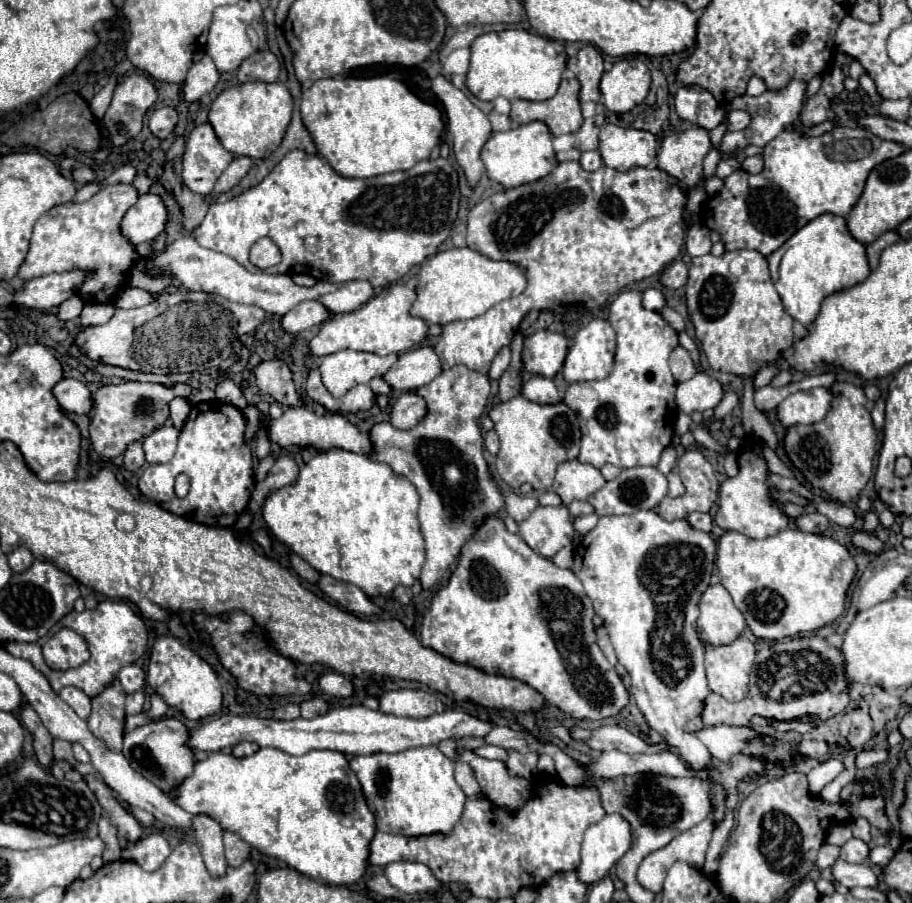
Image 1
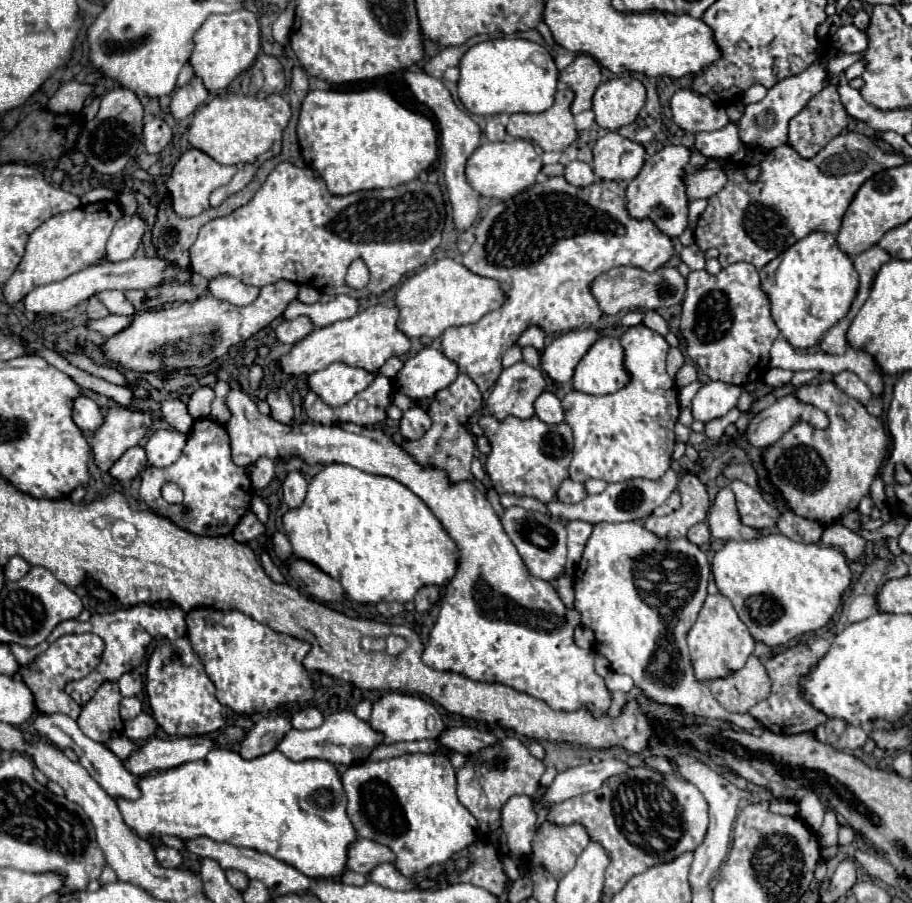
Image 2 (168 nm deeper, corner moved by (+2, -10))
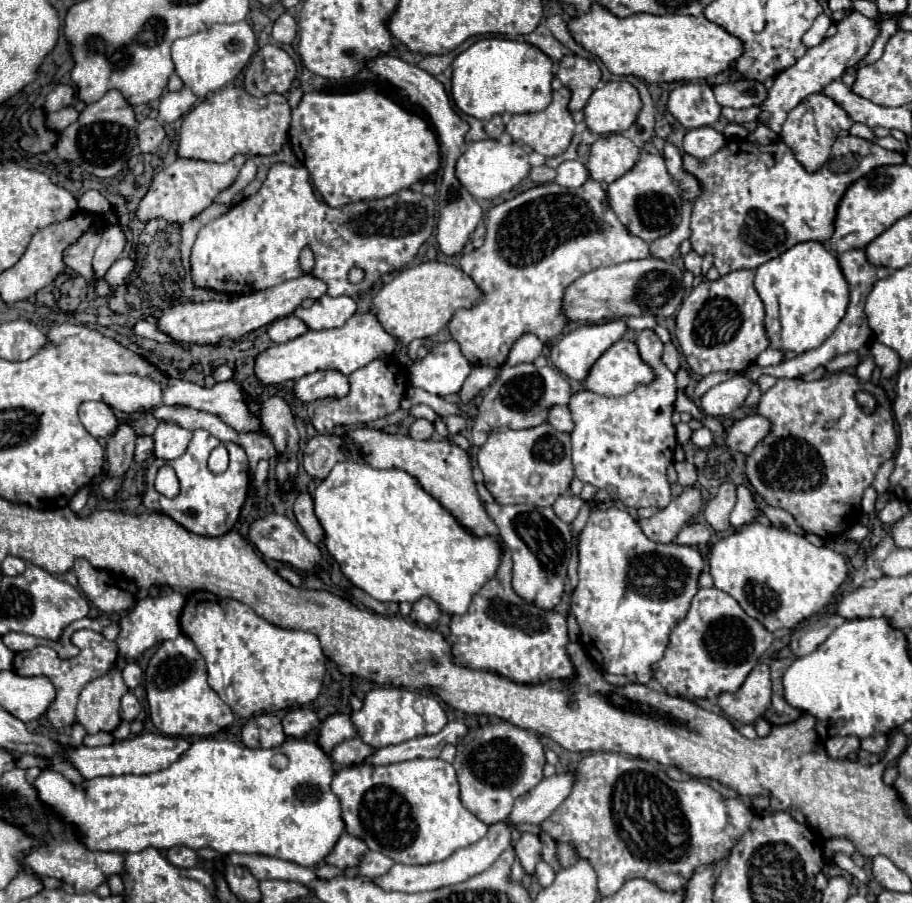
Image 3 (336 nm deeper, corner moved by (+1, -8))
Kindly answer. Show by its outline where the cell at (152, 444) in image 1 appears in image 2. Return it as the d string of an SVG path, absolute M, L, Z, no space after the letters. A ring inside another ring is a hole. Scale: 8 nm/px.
M155 430L153 436L145 444L147 460L151 466L165 468L171 466L179 456L187 442L187 434L177 430Z

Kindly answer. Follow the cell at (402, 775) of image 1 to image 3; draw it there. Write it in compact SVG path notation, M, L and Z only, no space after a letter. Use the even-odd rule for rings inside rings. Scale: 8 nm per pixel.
M414 758L386 766L372 766L372 764L348 766L334 776L332 790L342 804L342 818L346 824L346 832L362 838L370 850L382 852L398 864L414 866L414 864L432 864L446 860L452 852L482 840L488 832L488 826L462 806L456 772L452 764L440 758Z

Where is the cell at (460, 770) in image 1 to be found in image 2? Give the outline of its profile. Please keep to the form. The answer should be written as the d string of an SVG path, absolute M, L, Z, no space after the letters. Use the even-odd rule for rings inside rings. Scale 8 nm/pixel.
M503 738L495 746L467 756L465 766L457 770L457 798L477 818L481 832L489 834L501 826L501 808L511 796L537 794L543 772L545 764L533 758L519 738Z

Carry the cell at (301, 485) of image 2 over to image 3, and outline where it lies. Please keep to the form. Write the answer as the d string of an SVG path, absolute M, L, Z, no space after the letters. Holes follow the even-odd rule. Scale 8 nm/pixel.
M298 492L296 502L294 502L294 516L298 524L302 526L304 534L308 536L308 540L314 544L322 544L322 526L318 524L314 516L314 504L308 492Z

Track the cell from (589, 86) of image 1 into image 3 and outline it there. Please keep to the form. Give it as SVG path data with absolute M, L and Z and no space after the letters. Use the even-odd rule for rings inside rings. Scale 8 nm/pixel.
M564 56L560 60L560 68L556 72L560 82L572 90L572 100L570 100L570 112L584 110L588 104L590 94L600 82L600 66L592 58L582 58L582 56Z

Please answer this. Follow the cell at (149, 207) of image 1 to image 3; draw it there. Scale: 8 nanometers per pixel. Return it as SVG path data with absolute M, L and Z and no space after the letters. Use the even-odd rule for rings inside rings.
M118 224L108 226L104 230L102 242L100 242L100 246L96 248L96 254L94 254L94 264L92 264L94 272L98 276L104 276L104 272L120 258L124 248L126 248L126 234L124 234L124 230Z

